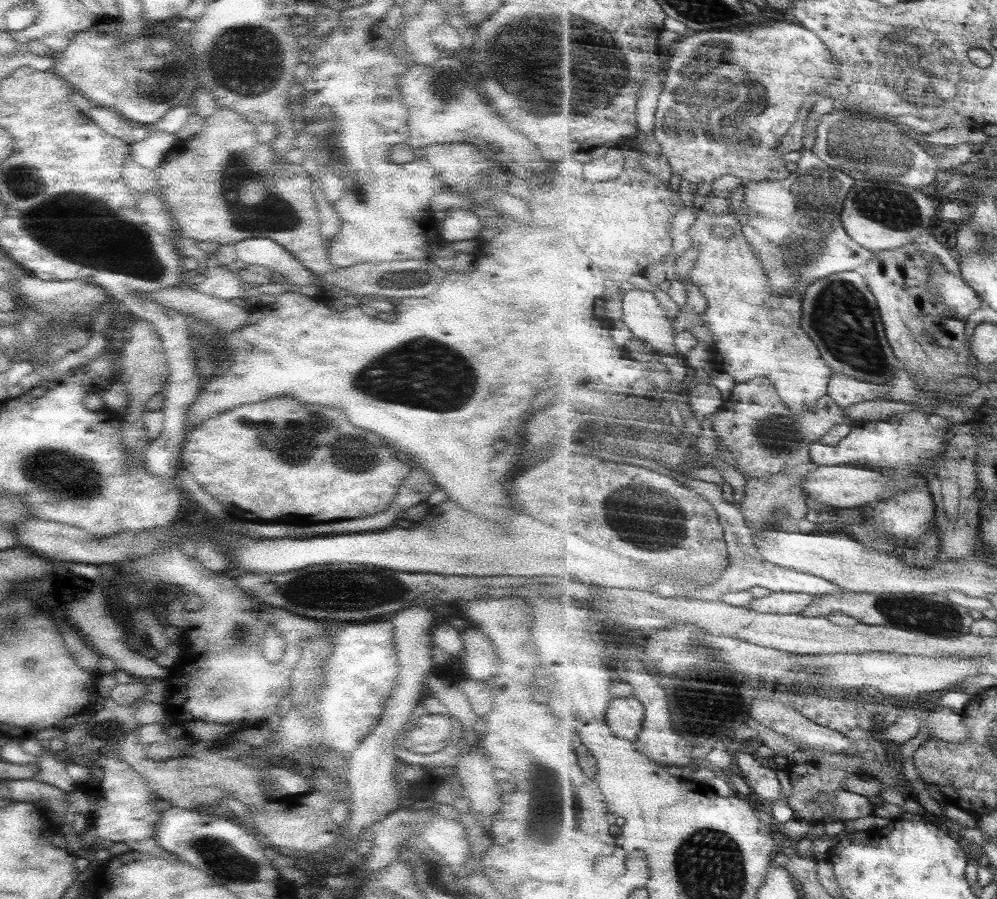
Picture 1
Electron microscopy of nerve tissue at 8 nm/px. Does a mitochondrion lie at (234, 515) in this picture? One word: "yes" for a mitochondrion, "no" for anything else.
no

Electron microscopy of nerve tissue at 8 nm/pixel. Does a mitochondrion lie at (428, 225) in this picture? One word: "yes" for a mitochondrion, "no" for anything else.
no

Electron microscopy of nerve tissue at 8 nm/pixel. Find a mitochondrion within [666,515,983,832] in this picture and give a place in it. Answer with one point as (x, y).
(923, 616)

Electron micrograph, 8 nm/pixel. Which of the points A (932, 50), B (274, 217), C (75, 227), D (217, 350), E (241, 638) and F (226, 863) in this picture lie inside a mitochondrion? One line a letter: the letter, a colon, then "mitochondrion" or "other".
A: mitochondrion
B: mitochondrion
C: mitochondrion
D: other
E: mitochondrion
F: mitochondrion

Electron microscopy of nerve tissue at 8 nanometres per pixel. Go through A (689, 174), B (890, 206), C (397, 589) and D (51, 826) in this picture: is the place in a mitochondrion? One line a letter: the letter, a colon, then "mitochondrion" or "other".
A: other
B: mitochondrion
C: mitochondrion
D: other

